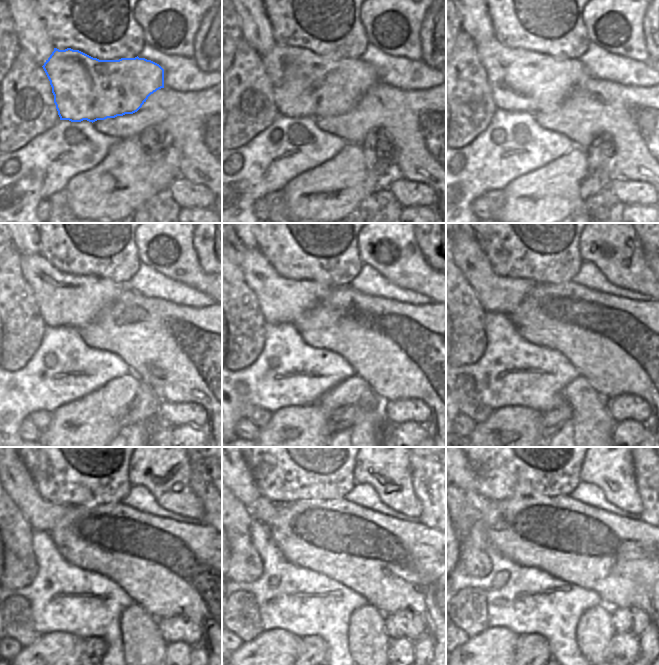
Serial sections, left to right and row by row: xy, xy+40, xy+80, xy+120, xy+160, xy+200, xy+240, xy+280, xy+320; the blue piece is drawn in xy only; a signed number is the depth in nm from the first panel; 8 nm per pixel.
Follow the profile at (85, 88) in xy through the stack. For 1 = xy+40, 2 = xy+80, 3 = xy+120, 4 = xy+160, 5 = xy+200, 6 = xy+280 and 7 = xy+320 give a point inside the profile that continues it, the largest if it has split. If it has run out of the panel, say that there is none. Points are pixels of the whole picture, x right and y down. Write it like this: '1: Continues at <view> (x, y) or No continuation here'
1: Continues at xy+40 (304, 84)
2: Continues at xy+80 (521, 80)
3: Continues at xy+120 (63, 299)
4: Continues at xy+160 (282, 300)
5: Continues at xy+200 (496, 293)
6: Continues at xy+280 (260, 508)
7: Continues at xy+320 (472, 493).

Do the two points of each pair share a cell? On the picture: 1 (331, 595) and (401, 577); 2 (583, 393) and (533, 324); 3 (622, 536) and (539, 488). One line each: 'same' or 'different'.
1: different
2: different
3: different

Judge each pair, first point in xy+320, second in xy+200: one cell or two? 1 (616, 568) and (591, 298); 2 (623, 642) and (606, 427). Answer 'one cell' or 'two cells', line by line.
1: one cell
2: two cells

